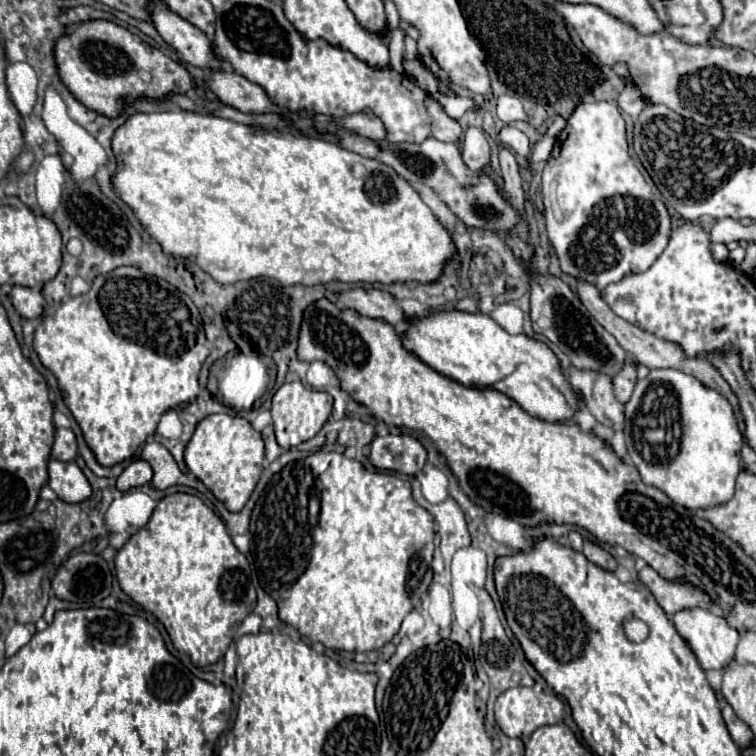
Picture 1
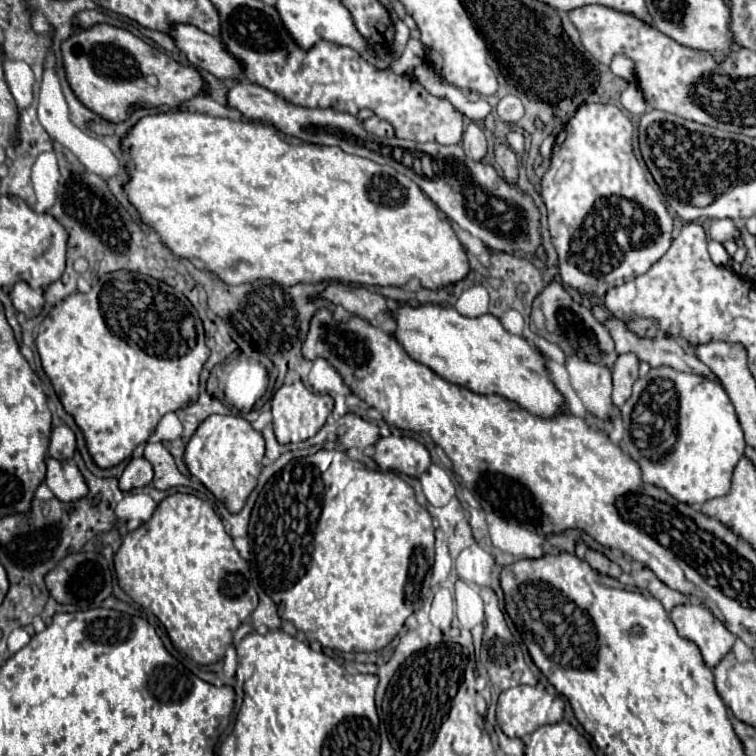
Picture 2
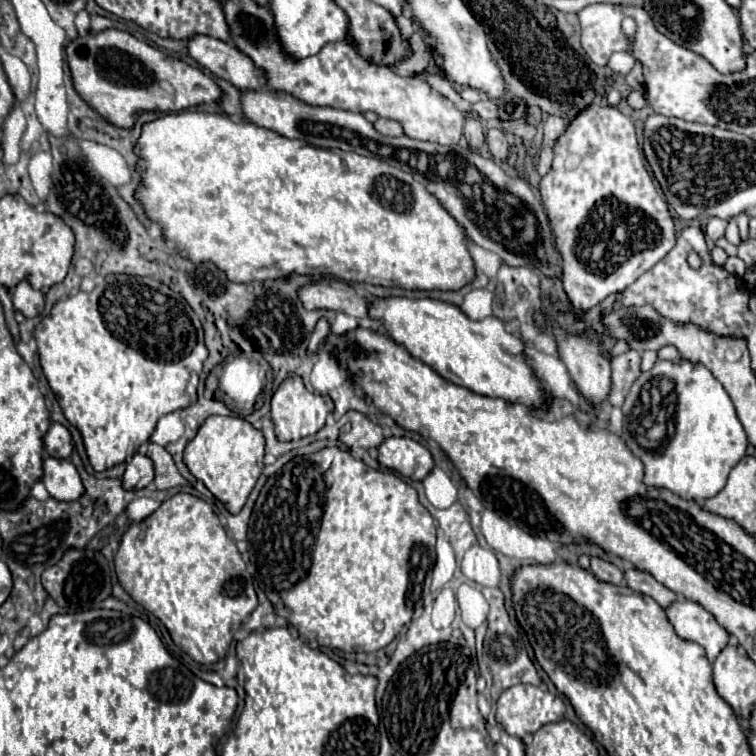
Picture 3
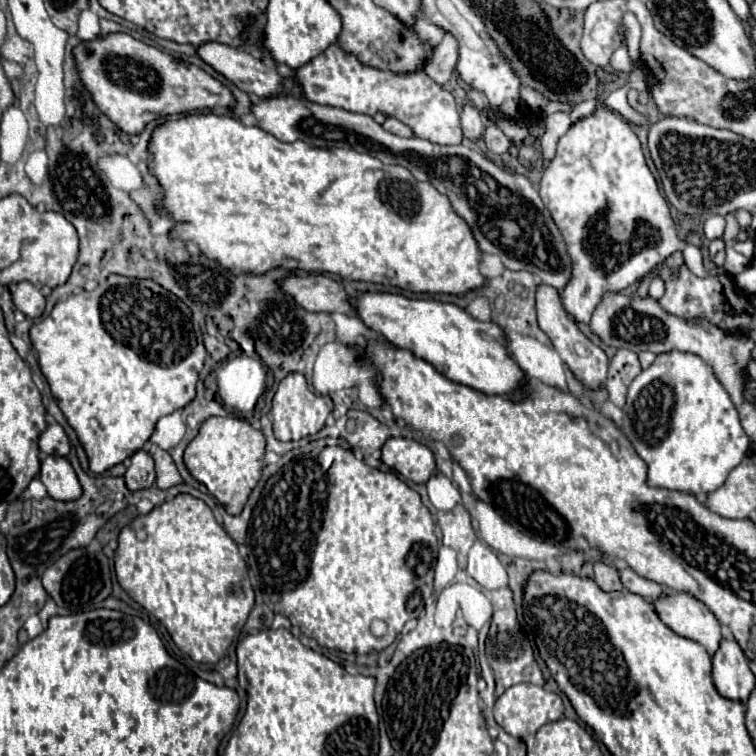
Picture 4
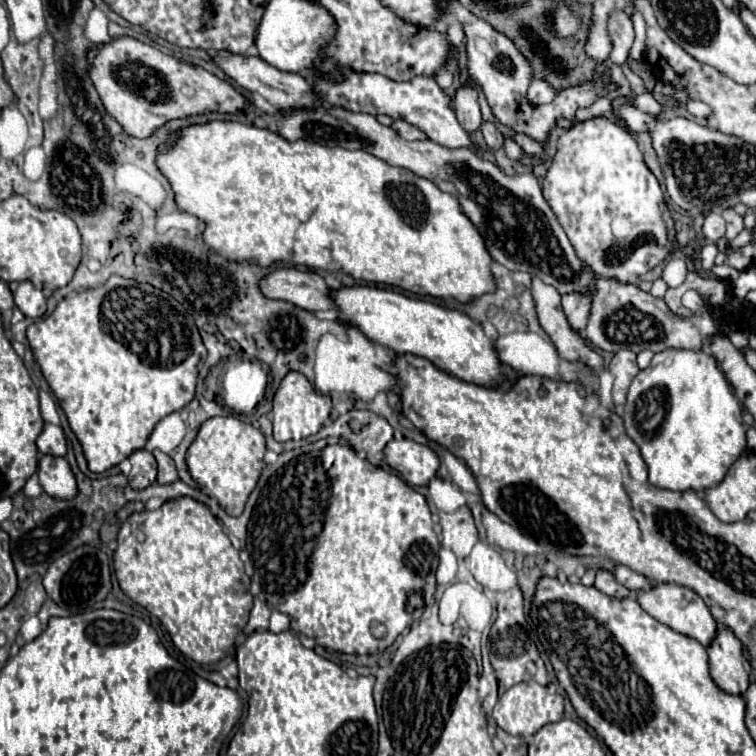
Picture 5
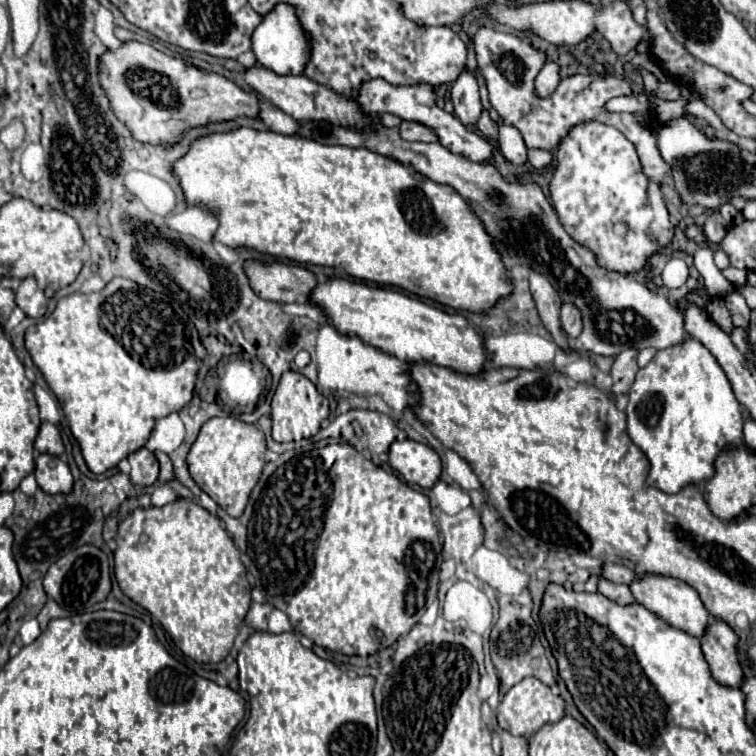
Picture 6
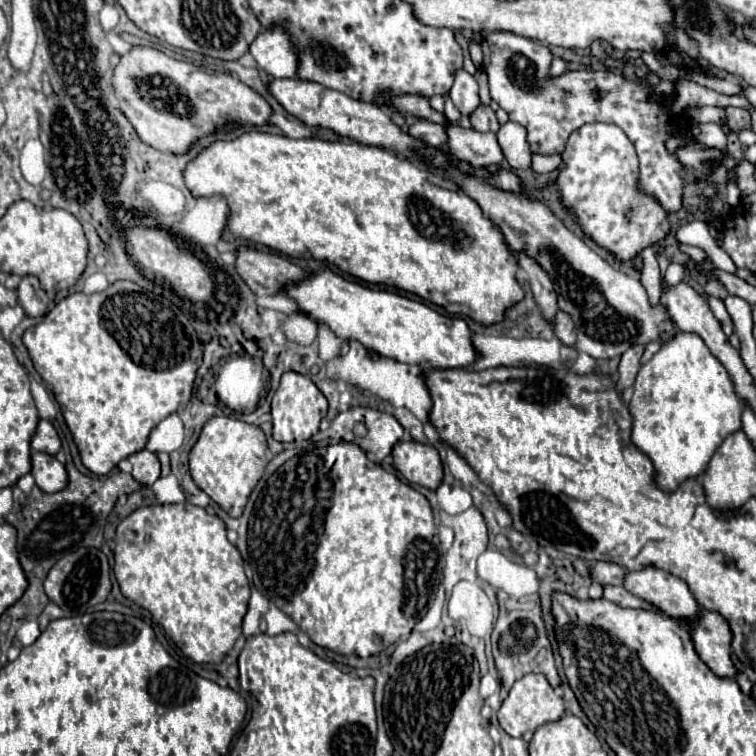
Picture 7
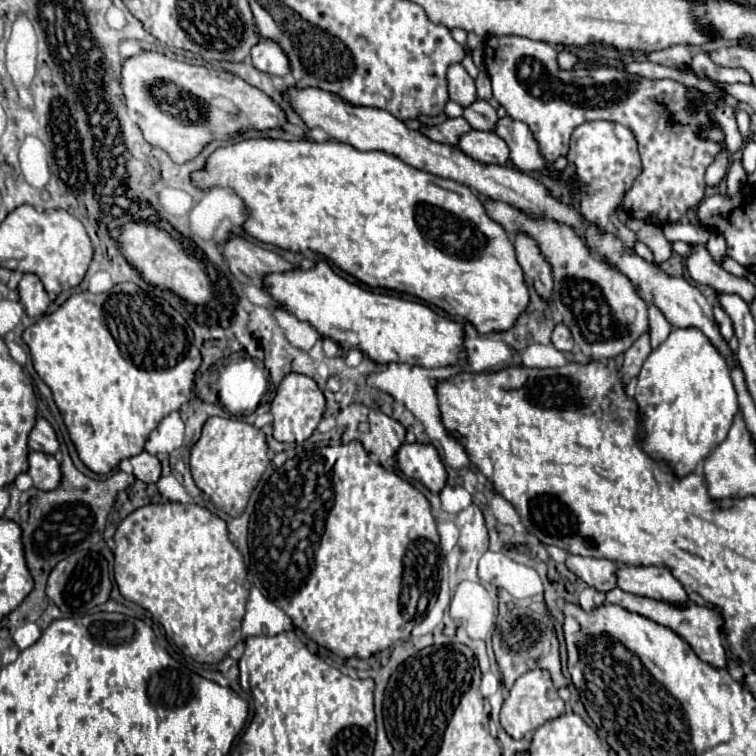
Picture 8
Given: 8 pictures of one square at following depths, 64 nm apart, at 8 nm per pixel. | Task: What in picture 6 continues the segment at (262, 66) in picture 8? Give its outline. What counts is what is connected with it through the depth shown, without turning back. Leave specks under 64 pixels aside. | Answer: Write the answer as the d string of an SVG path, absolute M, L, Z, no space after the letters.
M278 4L268 16L262 18L260 26L252 36L252 52L260 66L280 76L302 74L308 62L308 34L304 32L304 28L300 28L300 22L296 20L296 10L292 6Z

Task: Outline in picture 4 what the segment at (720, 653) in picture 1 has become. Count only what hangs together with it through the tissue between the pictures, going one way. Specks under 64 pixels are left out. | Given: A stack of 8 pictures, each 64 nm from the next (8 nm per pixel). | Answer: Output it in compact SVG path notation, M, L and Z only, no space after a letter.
M666 592L652 600L660 620L676 634L702 644L712 656L722 640L720 622L704 602L688 592Z

